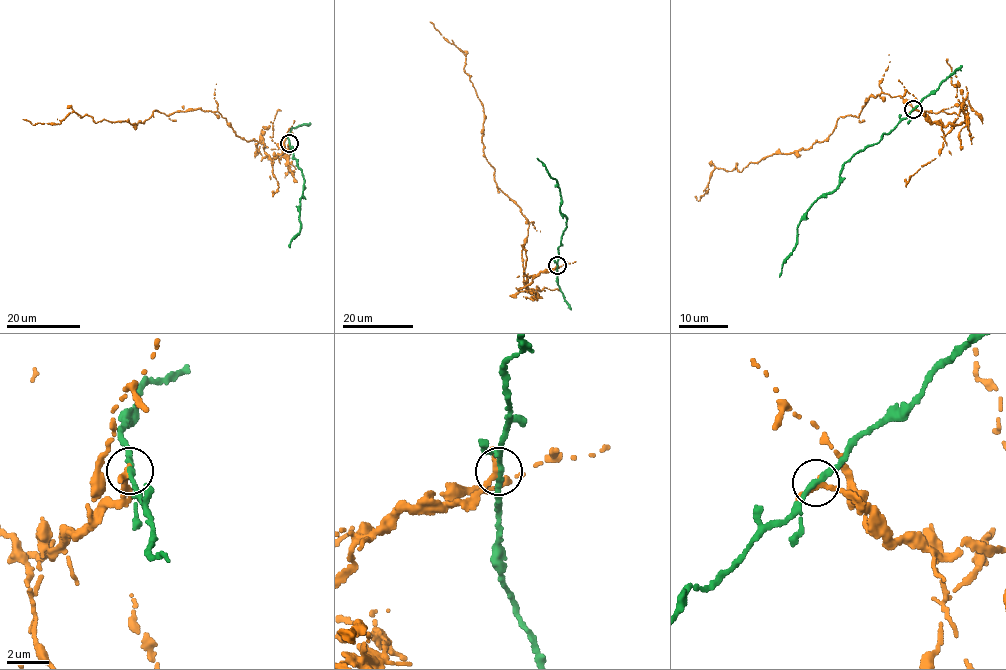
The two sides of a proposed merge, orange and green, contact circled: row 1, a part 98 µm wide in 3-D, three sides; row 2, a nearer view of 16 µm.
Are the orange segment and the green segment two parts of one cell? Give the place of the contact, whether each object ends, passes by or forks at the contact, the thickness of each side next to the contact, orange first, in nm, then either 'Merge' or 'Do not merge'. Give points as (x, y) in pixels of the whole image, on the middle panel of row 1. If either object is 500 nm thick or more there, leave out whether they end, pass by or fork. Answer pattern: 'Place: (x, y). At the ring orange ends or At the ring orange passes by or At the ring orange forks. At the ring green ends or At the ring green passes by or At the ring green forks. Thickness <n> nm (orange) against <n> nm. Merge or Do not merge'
Place: (557, 265). At the ring orange ends. At the ring green passes by. Thickness 380 nm (orange) against 280 nm. Do not merge

